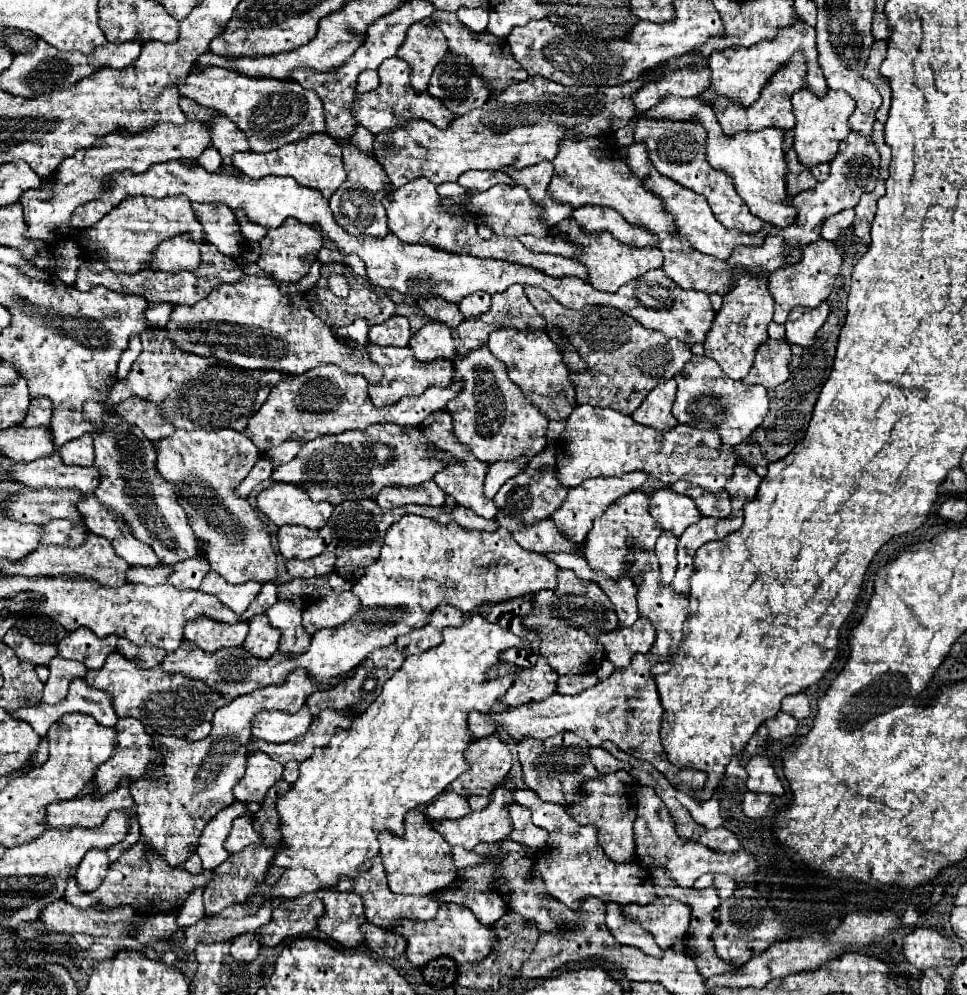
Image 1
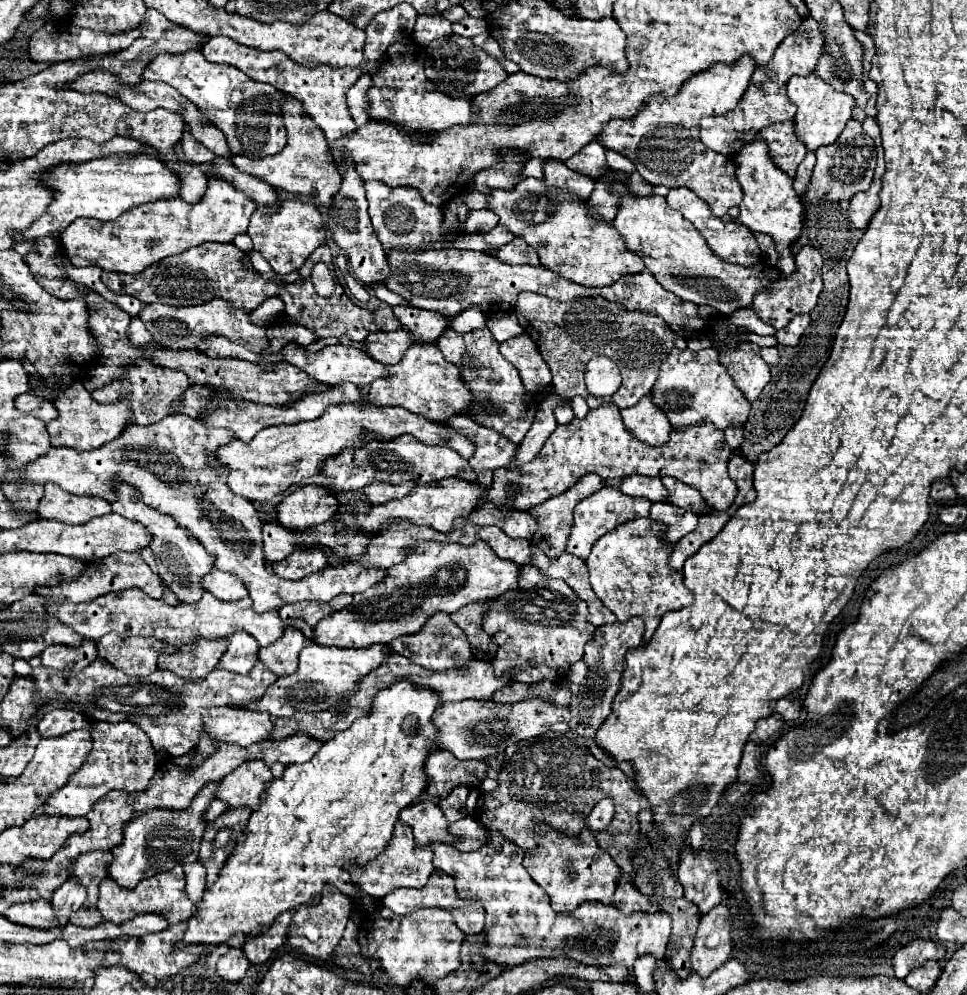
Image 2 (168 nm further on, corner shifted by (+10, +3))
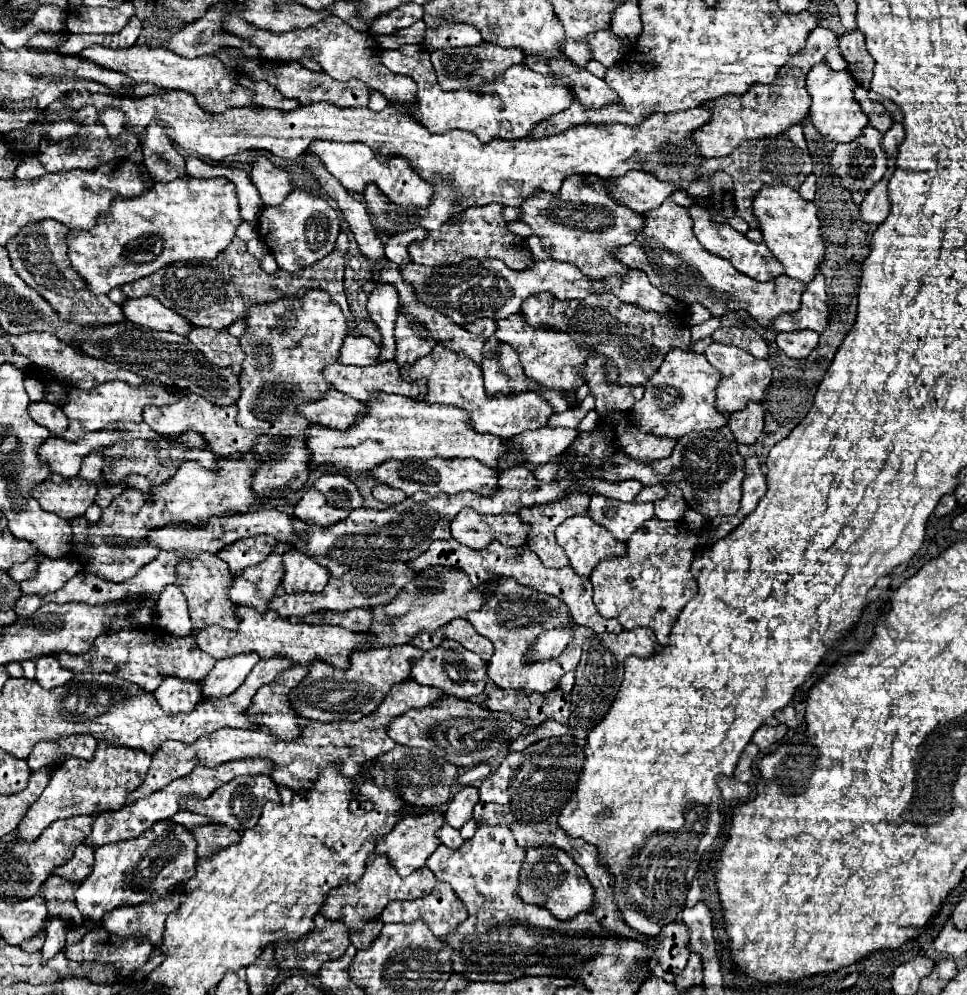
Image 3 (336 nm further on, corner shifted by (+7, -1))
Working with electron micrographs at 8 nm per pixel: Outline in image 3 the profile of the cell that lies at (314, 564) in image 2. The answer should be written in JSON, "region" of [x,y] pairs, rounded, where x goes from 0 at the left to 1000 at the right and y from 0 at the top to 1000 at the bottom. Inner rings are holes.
{"region":[[[302,554],[294,558],[292,590],[296,596],[331,596],[341,578],[321,558]]]}

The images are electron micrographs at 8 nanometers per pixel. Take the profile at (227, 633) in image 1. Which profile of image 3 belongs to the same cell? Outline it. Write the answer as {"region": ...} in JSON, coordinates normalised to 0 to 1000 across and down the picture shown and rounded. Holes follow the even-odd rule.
{"region":[[[174,680],[159,694],[159,701],[165,707],[165,711],[170,715],[174,715],[174,719],[194,717],[209,703],[207,701],[207,686],[190,686],[186,682]]]}

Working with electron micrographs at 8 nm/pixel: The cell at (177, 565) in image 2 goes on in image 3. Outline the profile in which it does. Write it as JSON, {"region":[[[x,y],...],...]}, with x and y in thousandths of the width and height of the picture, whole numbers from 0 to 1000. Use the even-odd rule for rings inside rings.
{"region":[[[209,556],[209,560],[199,562],[199,566],[194,566],[194,564],[186,566],[182,586],[186,588],[186,592],[194,604],[199,632],[217,630],[217,628],[234,630],[238,634],[244,632],[244,626],[248,622],[244,622],[244,608],[240,606],[240,602],[236,602],[236,590],[240,590],[240,578],[236,574],[236,568],[230,562],[225,562],[219,556]]]}

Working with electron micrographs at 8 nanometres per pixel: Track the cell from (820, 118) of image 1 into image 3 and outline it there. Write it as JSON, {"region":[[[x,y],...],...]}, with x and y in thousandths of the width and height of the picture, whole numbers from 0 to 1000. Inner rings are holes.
{"region":[[[846,63],[840,67],[840,71],[834,77],[834,89],[840,97],[840,108],[838,108],[838,120],[842,128],[852,136],[862,140],[865,144],[877,144],[885,140],[891,130],[898,126],[898,116],[891,112],[883,97],[885,89],[885,79],[879,75],[879,71],[860,71],[854,63]]]}

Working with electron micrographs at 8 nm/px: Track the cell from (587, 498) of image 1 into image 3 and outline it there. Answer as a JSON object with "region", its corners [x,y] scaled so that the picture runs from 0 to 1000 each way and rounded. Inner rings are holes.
{"region":[[[589,495],[581,502],[575,502],[571,506],[563,506],[563,508],[552,508],[552,510],[546,510],[546,512],[540,512],[536,518],[540,522],[540,526],[546,526],[548,528],[548,534],[546,534],[546,550],[558,560],[558,564],[563,566],[563,570],[585,570],[587,568],[587,560],[583,556],[583,552],[575,546],[575,530],[585,524],[587,520],[594,520],[594,518],[600,518],[600,516],[606,516],[608,514],[608,506],[610,506],[610,495]]]}

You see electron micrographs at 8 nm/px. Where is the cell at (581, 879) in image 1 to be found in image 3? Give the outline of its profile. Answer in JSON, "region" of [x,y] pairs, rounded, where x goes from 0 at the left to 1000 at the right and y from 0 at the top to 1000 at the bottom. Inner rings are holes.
{"region":[[[546,851],[544,853],[534,899],[542,908],[565,912],[579,926],[592,924],[598,918],[608,916],[612,912],[612,889],[608,887],[604,875],[583,855],[577,855],[575,851]],[[563,887],[567,887],[567,897],[563,895]]]}

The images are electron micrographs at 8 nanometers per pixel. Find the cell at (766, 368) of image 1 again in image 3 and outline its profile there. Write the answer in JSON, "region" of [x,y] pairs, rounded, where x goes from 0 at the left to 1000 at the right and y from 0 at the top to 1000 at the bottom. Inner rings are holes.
{"region":[[[734,345],[730,349],[728,357],[734,363],[734,367],[747,375],[747,383],[740,389],[740,411],[747,417],[757,417],[761,413],[767,413],[774,403],[788,401],[788,397],[798,381],[798,369],[794,367],[792,361],[786,363],[769,351],[763,351],[759,347],[747,347],[747,345]]]}

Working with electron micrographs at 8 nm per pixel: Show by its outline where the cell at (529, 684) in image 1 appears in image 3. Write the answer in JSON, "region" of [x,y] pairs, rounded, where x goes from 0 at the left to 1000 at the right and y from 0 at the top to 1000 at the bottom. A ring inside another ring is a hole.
{"region":[[[428,682],[412,686],[405,690],[403,698],[397,703],[397,707],[381,721],[372,723],[372,725],[356,725],[356,731],[352,727],[321,727],[319,731],[314,731],[314,737],[308,745],[285,745],[275,731],[269,731],[265,735],[252,735],[252,733],[232,733],[232,735],[223,735],[223,739],[211,739],[211,743],[205,743],[199,749],[192,747],[182,747],[182,745],[174,745],[170,747],[170,751],[165,751],[165,755],[161,755],[157,759],[157,769],[155,775],[149,783],[149,787],[137,795],[132,799],[132,807],[128,807],[128,811],[137,809],[139,805],[153,801],[155,797],[163,795],[165,791],[178,787],[184,781],[194,779],[204,769],[213,769],[213,771],[225,771],[230,767],[242,765],[242,763],[256,763],[256,761],[271,761],[277,763],[281,767],[281,785],[287,791],[298,791],[304,797],[306,795],[314,795],[314,791],[319,791],[319,787],[323,787],[323,783],[327,783],[327,779],[331,779],[331,771],[343,769],[352,765],[352,779],[370,779],[372,771],[381,765],[385,765],[389,759],[403,755],[410,747],[405,743],[401,743],[399,739],[399,731],[401,727],[420,717],[422,713],[436,713],[447,709],[449,705],[453,705],[455,701],[459,701],[457,694],[453,694],[451,690],[438,690],[432,688]]]}

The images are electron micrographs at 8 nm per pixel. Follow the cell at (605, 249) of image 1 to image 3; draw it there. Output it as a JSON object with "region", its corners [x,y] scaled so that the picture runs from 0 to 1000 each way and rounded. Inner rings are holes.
{"region":[[[589,176],[583,180],[579,194],[554,194],[542,202],[540,222],[550,228],[552,236],[560,242],[567,256],[575,262],[594,264],[604,276],[625,280],[633,276],[647,276],[649,268],[633,258],[633,252],[649,246],[666,230],[666,216],[637,204],[629,198],[627,182],[614,176]]]}

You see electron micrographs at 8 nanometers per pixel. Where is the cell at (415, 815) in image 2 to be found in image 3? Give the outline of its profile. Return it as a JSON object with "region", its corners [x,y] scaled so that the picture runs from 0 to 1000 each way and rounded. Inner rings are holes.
{"region":[[[443,815],[436,819],[428,819],[428,821],[422,819],[422,821],[414,823],[414,827],[410,827],[410,831],[401,839],[397,839],[397,843],[393,843],[393,847],[389,847],[387,859],[397,859],[405,867],[410,877],[420,881],[426,875],[430,875],[432,871],[438,871],[443,859],[447,859],[447,855],[451,855],[451,851],[455,849],[451,835],[457,831],[457,827],[459,827],[459,819],[453,815]]]}

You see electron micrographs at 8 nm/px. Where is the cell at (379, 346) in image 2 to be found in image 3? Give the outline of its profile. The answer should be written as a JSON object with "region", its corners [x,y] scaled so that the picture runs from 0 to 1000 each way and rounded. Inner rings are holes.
{"region":[[[360,337],[352,349],[350,363],[358,367],[389,367],[391,365],[393,347],[389,347],[381,339]]]}

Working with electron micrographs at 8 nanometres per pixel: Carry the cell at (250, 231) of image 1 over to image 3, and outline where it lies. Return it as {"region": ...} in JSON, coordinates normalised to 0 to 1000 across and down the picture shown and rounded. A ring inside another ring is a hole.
{"region":[[[188,178],[178,184],[159,184],[153,196],[145,196],[145,200],[120,200],[116,204],[116,212],[95,228],[95,232],[72,230],[70,234],[70,260],[77,272],[89,280],[91,290],[97,296],[112,294],[118,288],[126,288],[134,282],[153,278],[165,268],[182,262],[209,262],[221,260],[230,254],[240,238],[244,236],[244,228],[248,226],[248,208],[244,200],[242,186],[236,180],[201,180]]]}

